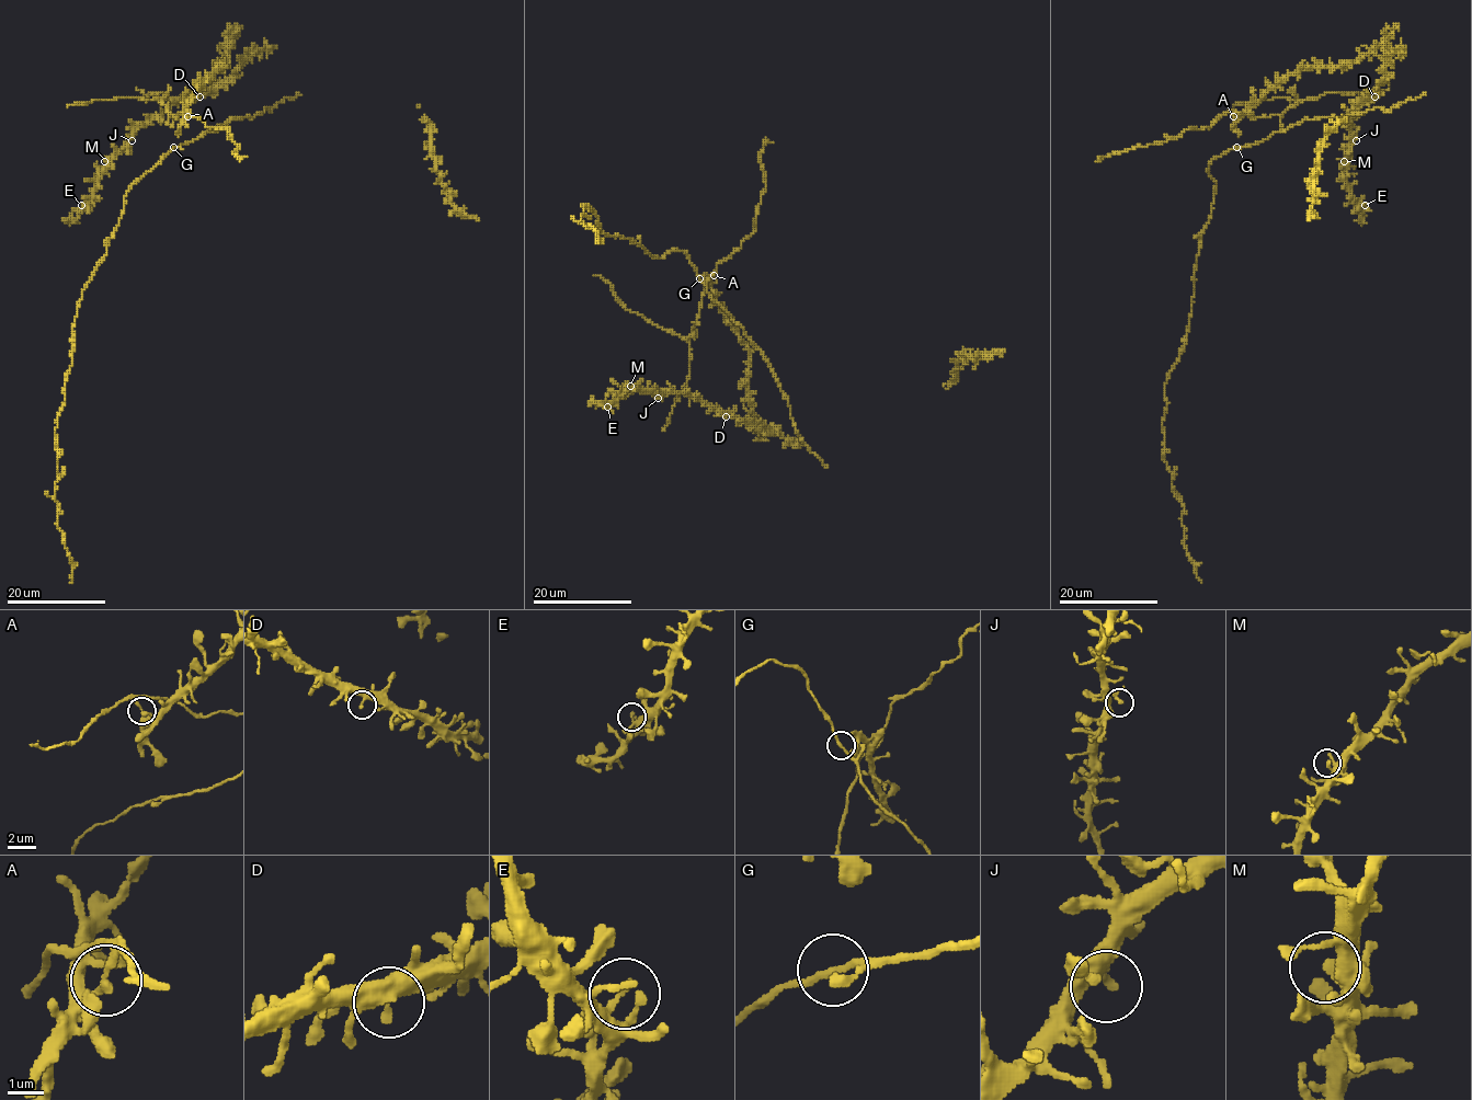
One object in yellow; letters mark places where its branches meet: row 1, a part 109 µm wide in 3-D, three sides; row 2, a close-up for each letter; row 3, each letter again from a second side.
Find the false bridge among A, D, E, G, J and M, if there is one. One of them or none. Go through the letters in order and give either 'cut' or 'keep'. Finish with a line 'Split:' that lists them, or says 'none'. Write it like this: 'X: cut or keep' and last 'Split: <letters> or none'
A: cut
D: keep
E: keep
G: keep
J: keep
M: keep
Split: A

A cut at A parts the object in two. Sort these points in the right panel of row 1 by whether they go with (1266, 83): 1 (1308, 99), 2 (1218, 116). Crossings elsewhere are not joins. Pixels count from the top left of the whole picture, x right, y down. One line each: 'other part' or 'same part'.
1: other part
2: other part

